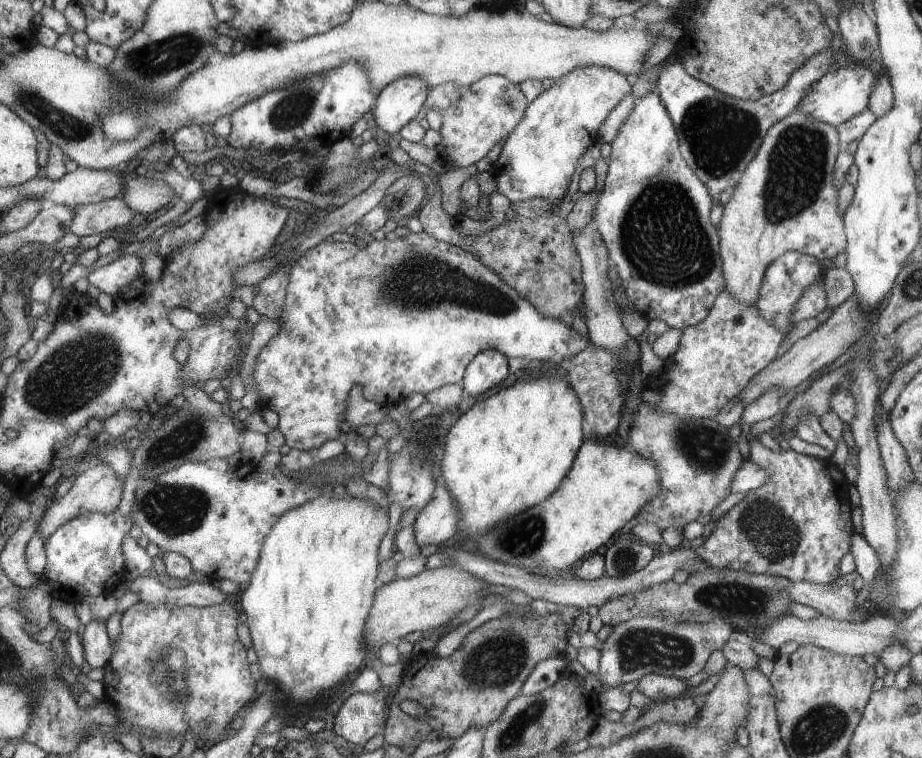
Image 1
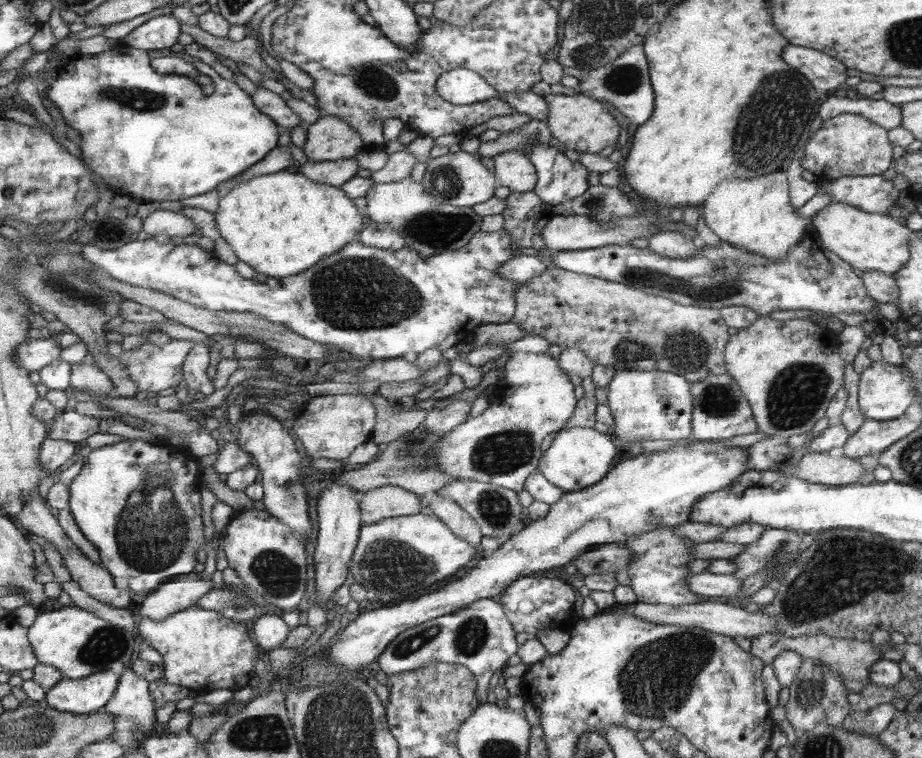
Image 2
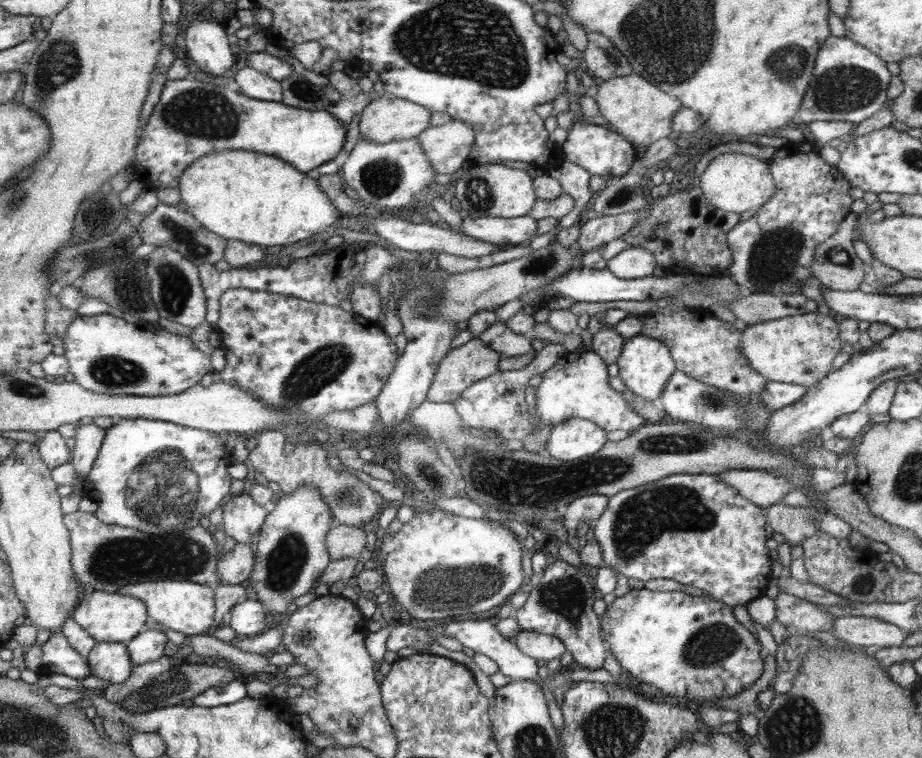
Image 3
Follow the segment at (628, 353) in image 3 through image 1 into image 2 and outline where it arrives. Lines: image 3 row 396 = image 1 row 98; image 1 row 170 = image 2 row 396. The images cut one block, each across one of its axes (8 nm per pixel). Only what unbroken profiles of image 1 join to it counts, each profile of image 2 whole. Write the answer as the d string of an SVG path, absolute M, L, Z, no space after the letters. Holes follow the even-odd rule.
M617 371L606 387L609 406L614 418L614 425L610 433L614 434L619 442L630 444L639 440L684 440L692 438L693 408L696 401L693 399L693 383L681 373L652 371Z

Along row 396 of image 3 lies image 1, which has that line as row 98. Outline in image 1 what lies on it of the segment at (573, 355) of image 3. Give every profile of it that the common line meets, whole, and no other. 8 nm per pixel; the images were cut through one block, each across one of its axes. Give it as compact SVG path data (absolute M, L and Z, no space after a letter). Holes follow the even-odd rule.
M590 66L578 67L555 80L554 84L546 91L542 91L525 108L523 119L515 125L515 129L507 136L502 151L495 161L496 191L504 194L510 202L530 200L542 197L550 200L561 200L570 186L572 174L576 172L578 158L587 149L597 148L599 145L598 128L606 120L613 108L616 108L632 91L630 79L622 73L609 68Z

